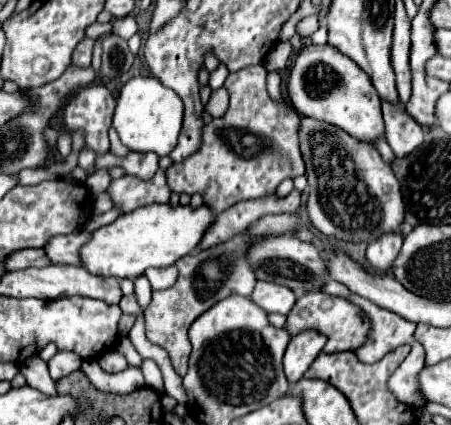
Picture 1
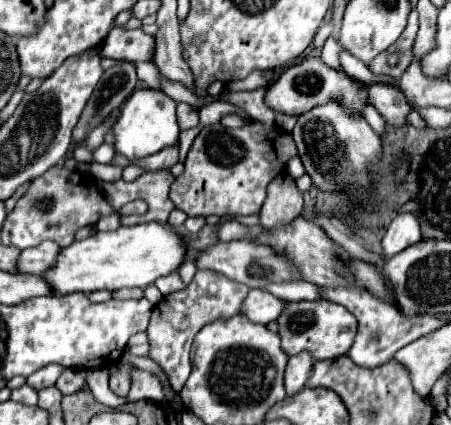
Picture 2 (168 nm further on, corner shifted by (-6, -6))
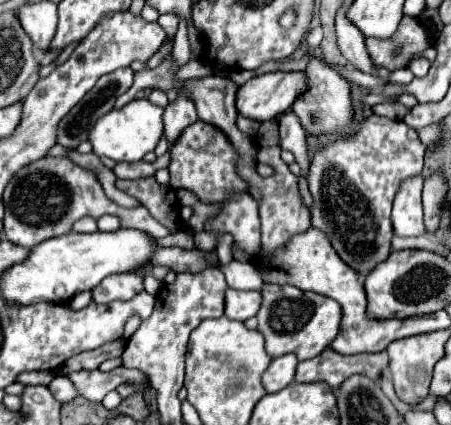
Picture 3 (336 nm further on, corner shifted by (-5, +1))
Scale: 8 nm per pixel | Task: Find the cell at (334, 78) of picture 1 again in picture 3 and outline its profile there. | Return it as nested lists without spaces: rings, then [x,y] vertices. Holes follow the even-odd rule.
[[[273,72],[255,76],[237,90],[237,112],[251,120],[273,120],[287,112],[309,88],[305,72]]]

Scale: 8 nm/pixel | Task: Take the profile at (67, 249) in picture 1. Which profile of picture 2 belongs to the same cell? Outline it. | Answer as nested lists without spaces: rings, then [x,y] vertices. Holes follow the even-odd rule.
[[[44,241],[44,243],[36,245],[36,247],[24,249],[20,253],[20,259],[16,261],[16,269],[18,269],[18,273],[40,275],[48,267],[52,267],[52,263],[56,263],[58,251],[60,251],[60,247],[56,243],[52,243],[52,241]]]

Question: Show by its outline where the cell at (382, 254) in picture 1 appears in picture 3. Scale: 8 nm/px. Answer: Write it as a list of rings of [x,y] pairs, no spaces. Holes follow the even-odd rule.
[[[415,176],[411,180],[405,180],[401,192],[397,192],[391,214],[395,236],[421,236],[425,232],[421,188],[423,178]]]

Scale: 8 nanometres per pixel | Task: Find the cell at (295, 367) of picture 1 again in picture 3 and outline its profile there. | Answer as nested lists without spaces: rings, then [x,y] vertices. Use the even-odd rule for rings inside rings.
[[[285,354],[279,356],[271,362],[271,368],[263,374],[263,386],[267,392],[279,392],[285,386],[289,386],[295,380],[295,370],[297,370],[297,356],[295,354]]]

